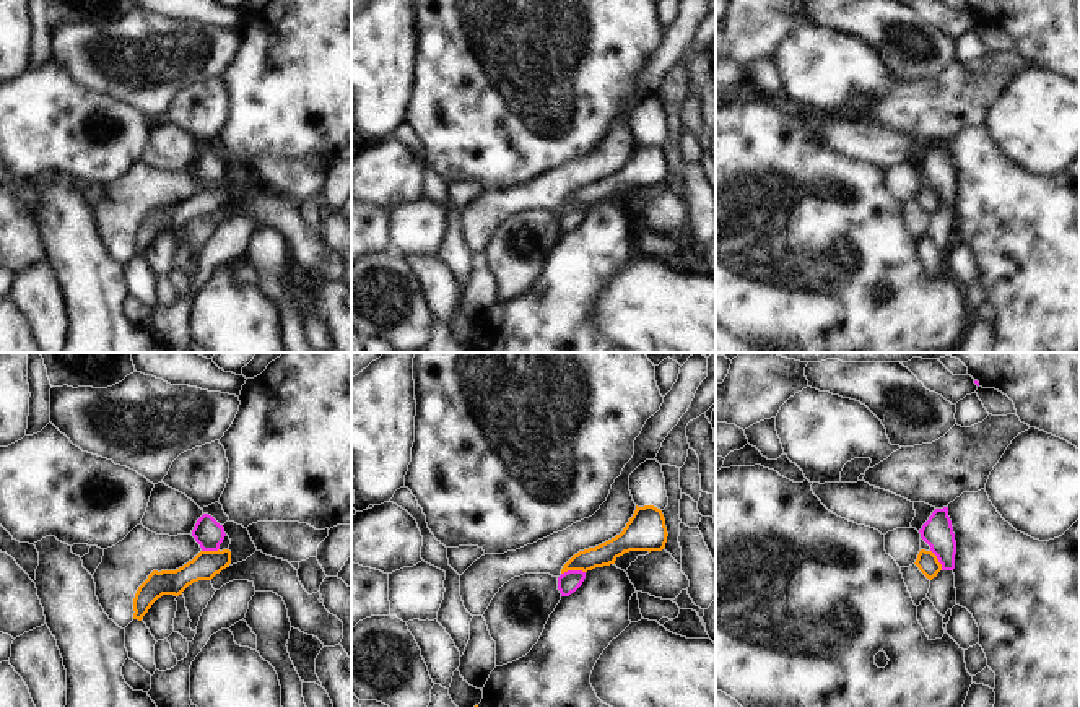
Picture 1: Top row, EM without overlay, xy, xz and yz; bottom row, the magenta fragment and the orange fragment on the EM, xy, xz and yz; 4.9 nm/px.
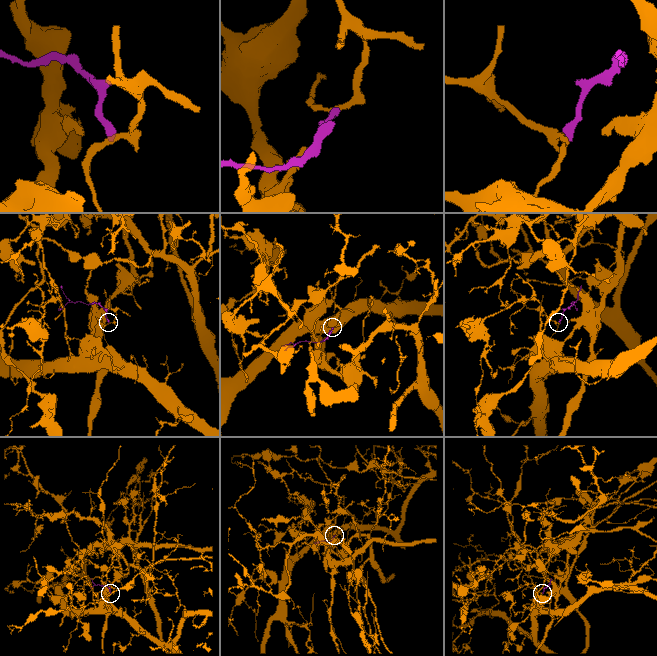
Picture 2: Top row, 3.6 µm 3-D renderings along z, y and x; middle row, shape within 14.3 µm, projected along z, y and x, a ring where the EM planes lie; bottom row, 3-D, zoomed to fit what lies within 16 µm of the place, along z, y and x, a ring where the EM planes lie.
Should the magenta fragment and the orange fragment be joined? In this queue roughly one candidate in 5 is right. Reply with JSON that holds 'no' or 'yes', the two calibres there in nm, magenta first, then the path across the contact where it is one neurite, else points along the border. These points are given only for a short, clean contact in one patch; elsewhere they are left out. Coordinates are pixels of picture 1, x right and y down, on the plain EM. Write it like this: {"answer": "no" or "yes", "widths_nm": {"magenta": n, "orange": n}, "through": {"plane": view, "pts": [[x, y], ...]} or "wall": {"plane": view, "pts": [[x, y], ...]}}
{"answer": "no", "widths_nm": {"magenta": 110, "orange": 110}, "wall": {"plane": "xz", "pts": [[584, 207], [565, 207], [561, 210]]}}

